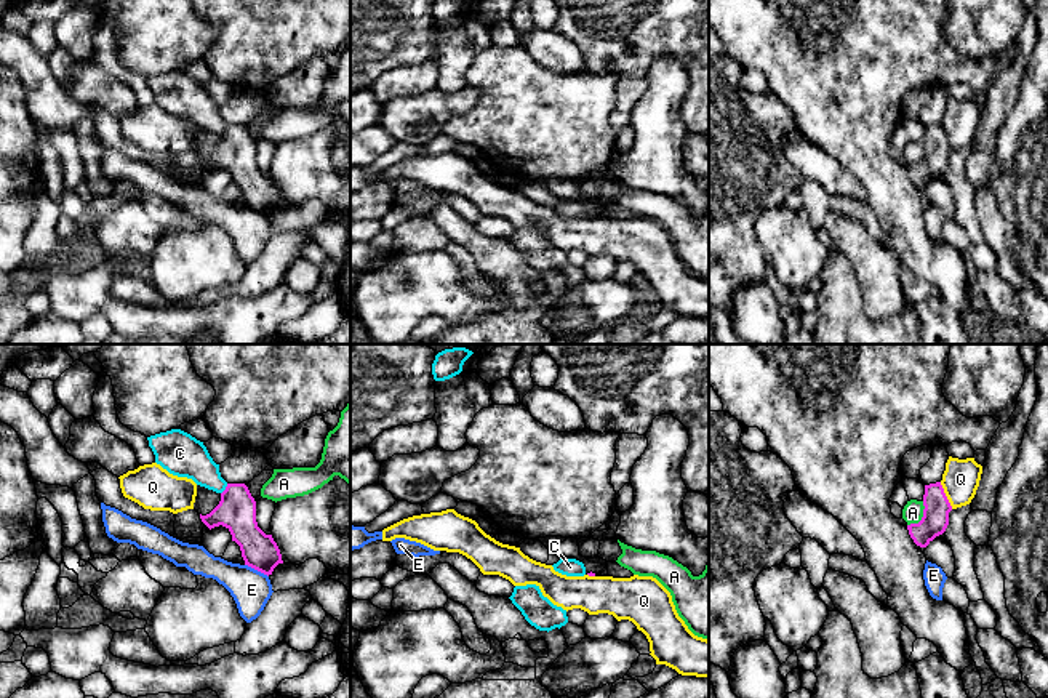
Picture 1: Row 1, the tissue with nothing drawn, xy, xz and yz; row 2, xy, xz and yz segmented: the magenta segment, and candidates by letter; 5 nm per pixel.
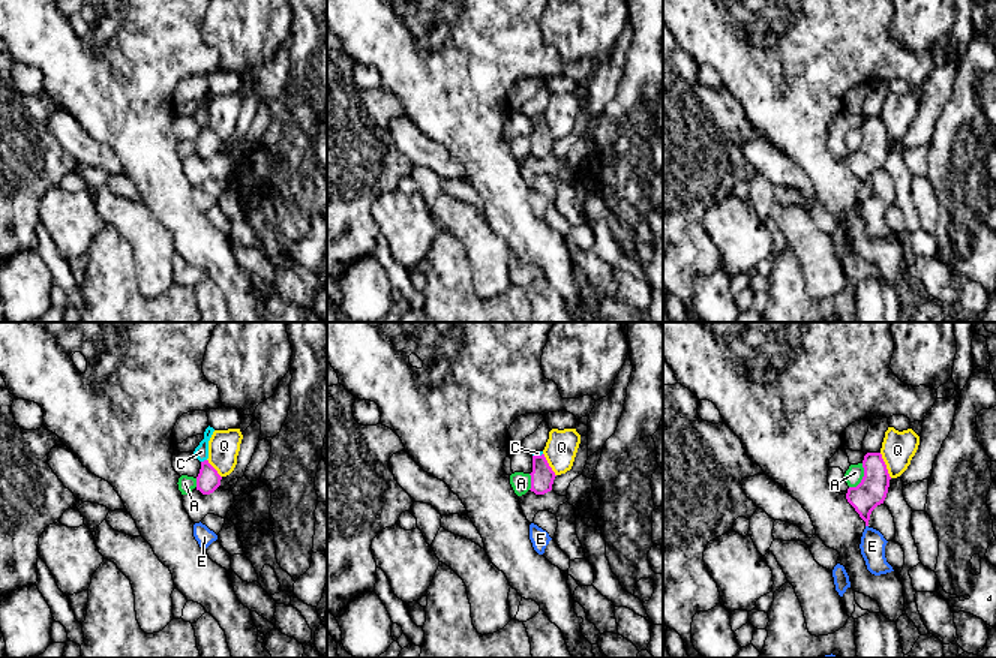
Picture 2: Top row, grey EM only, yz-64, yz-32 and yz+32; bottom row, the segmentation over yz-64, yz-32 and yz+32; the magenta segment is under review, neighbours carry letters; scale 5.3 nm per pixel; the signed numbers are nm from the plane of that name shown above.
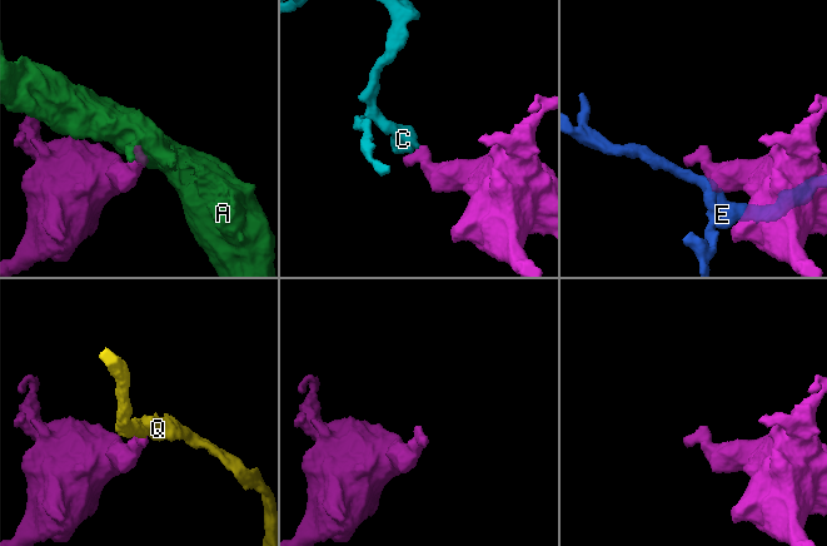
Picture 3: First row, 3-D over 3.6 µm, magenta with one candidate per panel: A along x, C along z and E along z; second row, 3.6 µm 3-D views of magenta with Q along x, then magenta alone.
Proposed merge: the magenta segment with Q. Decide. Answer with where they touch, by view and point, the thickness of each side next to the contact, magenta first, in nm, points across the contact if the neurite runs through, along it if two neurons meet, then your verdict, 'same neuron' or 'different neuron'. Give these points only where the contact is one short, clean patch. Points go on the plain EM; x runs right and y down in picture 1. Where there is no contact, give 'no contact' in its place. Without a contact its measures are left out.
contact yz (944, 136); calibres 140 and 190 nm; border yz (940, 124), (952, 149); different neuron

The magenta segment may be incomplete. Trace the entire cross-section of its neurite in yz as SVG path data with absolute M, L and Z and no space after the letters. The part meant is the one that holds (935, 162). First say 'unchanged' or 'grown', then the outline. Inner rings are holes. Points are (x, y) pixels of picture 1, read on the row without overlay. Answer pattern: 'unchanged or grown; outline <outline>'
unchanged; outline M941 123L925 126L923 147L922 162L907 166L910 179L920 189L926 189L936 178L942 176L949 166L952 147Z

